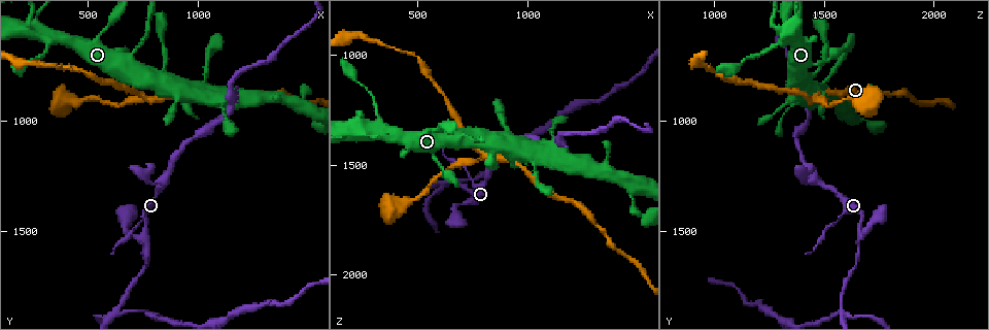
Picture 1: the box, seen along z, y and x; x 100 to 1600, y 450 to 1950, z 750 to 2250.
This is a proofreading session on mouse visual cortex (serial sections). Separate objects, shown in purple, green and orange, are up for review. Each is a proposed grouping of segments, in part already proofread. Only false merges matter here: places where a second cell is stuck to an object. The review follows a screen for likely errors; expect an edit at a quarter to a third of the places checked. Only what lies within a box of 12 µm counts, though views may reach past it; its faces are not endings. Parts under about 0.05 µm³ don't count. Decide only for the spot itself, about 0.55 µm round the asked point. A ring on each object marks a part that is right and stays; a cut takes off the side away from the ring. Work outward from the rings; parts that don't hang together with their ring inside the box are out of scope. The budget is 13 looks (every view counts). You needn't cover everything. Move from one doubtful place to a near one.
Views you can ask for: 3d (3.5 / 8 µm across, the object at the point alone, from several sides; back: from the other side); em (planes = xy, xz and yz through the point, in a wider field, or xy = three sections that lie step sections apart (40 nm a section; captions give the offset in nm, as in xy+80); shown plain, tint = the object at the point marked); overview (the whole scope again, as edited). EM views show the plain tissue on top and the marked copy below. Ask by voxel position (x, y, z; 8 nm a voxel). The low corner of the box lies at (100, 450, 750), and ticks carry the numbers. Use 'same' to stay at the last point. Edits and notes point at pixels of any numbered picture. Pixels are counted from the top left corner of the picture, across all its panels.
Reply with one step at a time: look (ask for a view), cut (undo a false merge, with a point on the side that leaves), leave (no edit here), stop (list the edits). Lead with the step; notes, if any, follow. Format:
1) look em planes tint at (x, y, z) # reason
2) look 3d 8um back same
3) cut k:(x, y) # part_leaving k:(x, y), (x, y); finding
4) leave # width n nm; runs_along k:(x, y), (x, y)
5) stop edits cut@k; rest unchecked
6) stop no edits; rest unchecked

look 3d 8um back at (750, 1250, 1400) # calibre changes

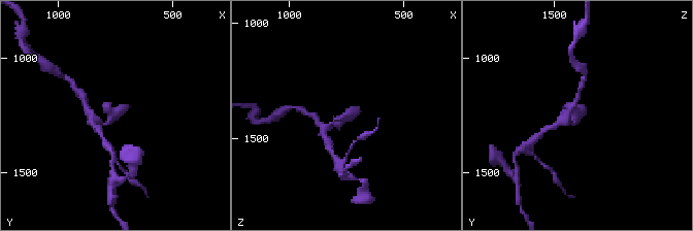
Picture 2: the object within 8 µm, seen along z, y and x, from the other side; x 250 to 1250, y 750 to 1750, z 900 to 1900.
look 3d 3.5um at (760, 1240, 1400)

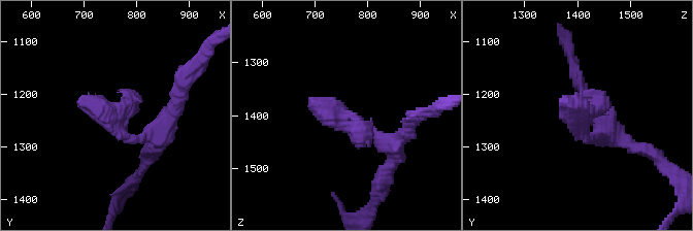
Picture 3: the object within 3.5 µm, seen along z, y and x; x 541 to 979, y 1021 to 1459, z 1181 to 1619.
leave # runs_along 3:(395, 149), (370, 127), (309, 98); all the same cell

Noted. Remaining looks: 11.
look 3d 3.5um at (750, 1520, 1660) # three arms meet

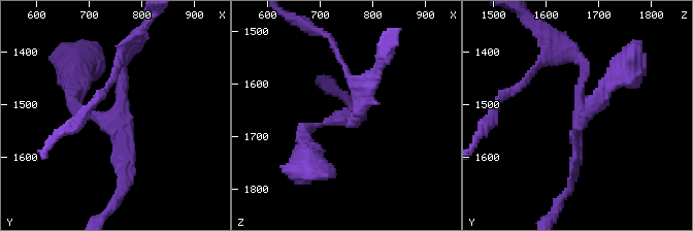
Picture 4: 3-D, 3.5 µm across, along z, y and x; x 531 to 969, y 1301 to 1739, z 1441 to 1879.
look em planes tint at (750, 1530, 1665) # arms 3; arm_widths 150, 150, 200 nm

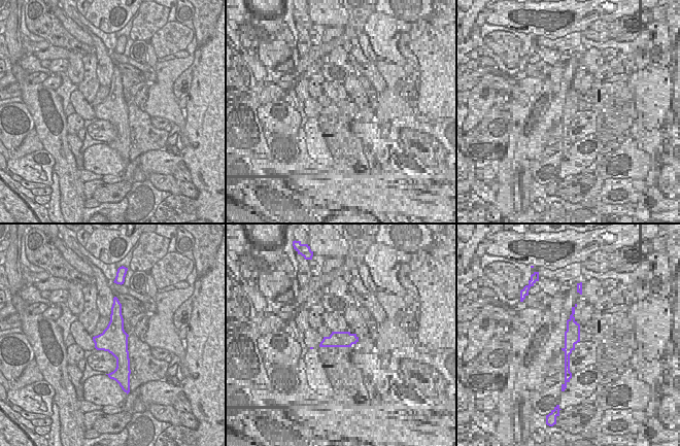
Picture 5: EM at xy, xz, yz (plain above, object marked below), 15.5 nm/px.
look em xy step 2 tint same # another direction

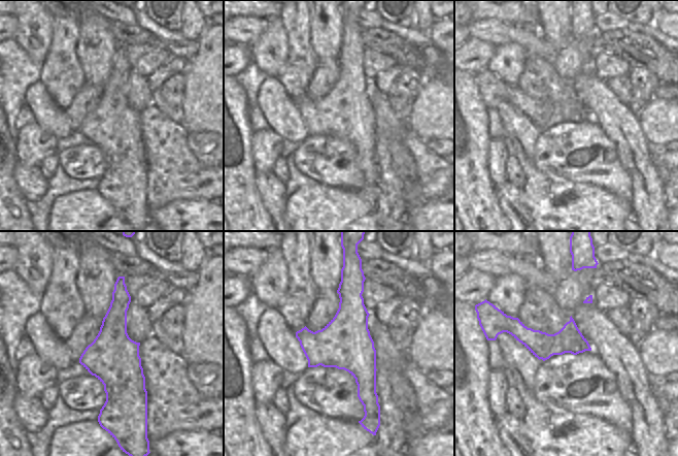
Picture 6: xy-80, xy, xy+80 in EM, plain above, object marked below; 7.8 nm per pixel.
leave # runs_along 4:(575, 53), (584, 80), (570, 186); all the same cell

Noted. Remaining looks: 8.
look 3d 3.5um at (630, 1850, 1580) # two arms at a narrow angle

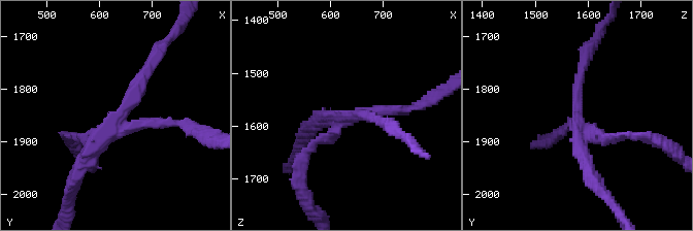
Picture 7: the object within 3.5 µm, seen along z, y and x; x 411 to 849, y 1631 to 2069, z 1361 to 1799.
look em xy step 3 tint at (640, 1860, 1585) # need the tissue

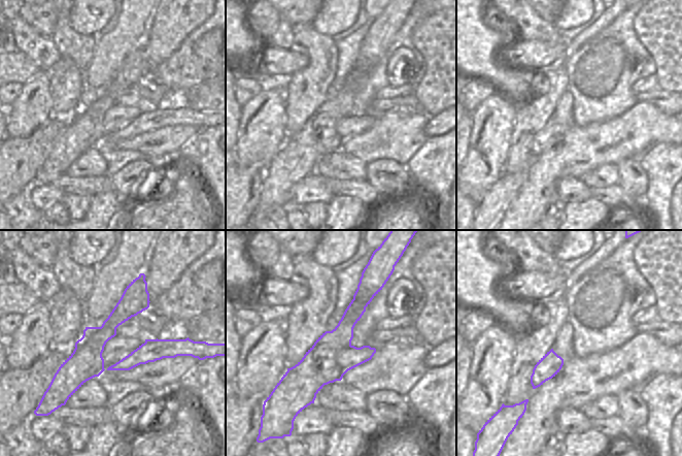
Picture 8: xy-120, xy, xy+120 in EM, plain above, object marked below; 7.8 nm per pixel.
cut 7:(72, 138) # width 340 nm; border 8:(351, 346), (318, 369), (324, 384); a second cell is stuck on

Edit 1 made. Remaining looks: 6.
look 3d 3.5um back at (820, 890, 1460)

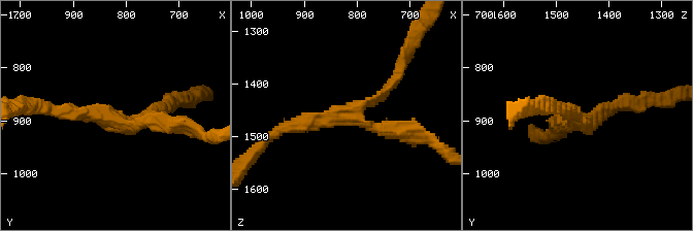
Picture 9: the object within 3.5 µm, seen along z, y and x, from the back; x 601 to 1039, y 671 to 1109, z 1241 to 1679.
look em xy step 2 tint at (815, 905, 1450) # arms 3; arm_widths 150, 250, 250 nm

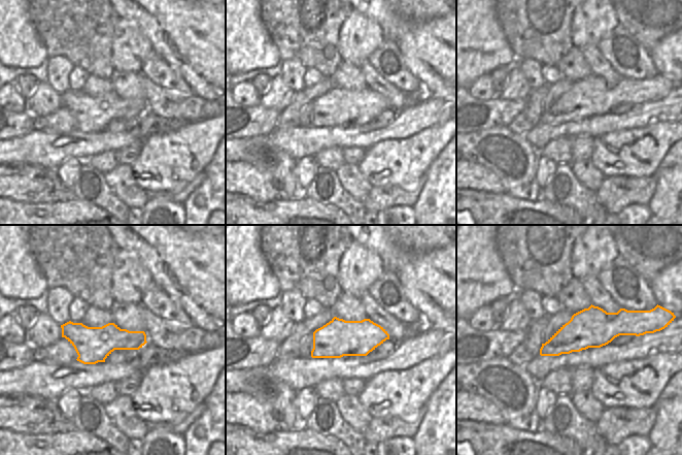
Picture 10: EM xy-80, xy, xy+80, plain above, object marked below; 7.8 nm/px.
leave # runs_along 9:(57, 109), (184, 125); one cell here

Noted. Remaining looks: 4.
look 3d 3.5um back at (700, 700, 1370)

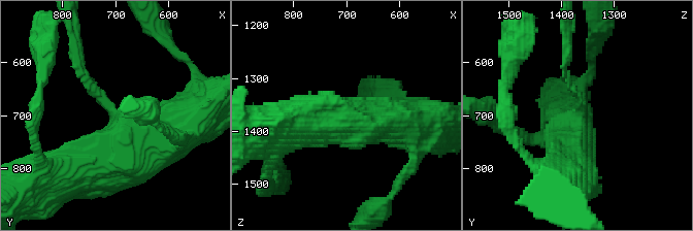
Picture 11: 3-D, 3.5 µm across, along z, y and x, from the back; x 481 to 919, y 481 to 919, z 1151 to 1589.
look em xy step 1 tint at (695, 710, 1375) # now the EM

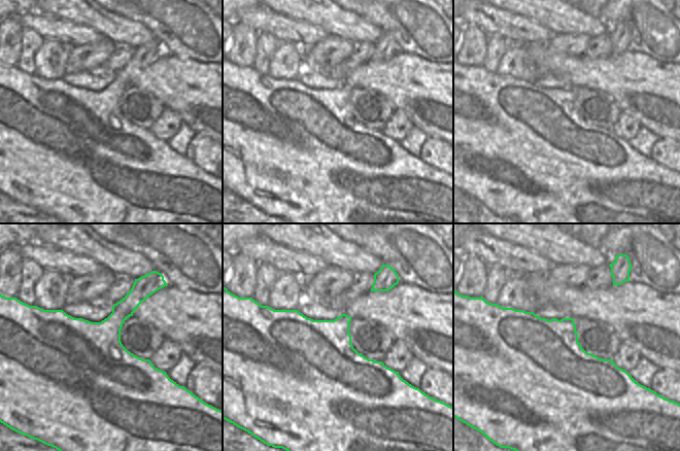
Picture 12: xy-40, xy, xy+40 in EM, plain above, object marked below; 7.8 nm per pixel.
leave # all the same cell

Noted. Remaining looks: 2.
stop edits cut@7; rest unchecked

